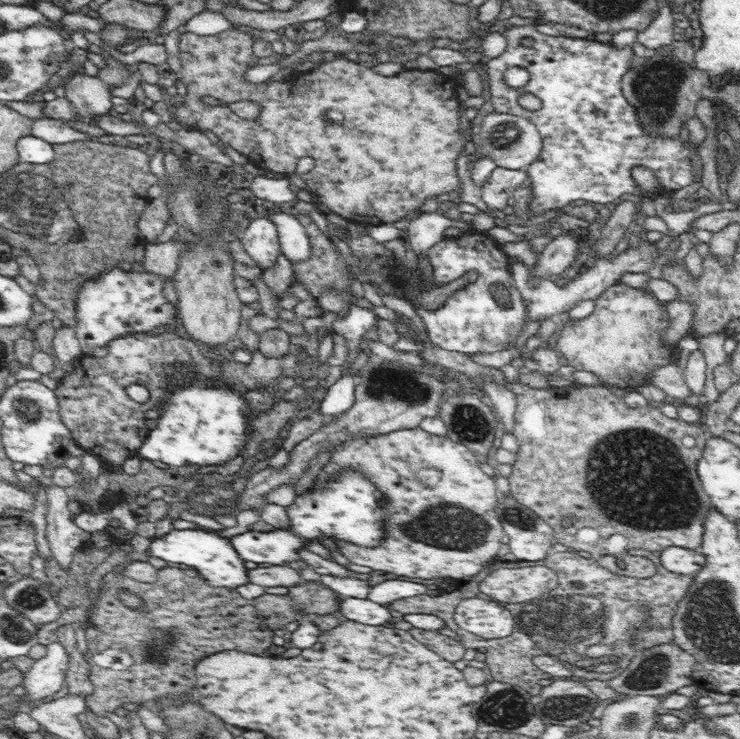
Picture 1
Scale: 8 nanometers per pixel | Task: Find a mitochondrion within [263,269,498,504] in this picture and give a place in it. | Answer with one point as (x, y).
(408, 390)

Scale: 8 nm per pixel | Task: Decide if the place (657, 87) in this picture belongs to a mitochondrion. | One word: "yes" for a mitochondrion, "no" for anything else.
yes

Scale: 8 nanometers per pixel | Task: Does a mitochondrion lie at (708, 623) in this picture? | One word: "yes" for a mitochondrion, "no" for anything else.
yes

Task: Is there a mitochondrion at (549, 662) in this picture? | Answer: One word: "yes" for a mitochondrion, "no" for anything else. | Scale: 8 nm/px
yes

